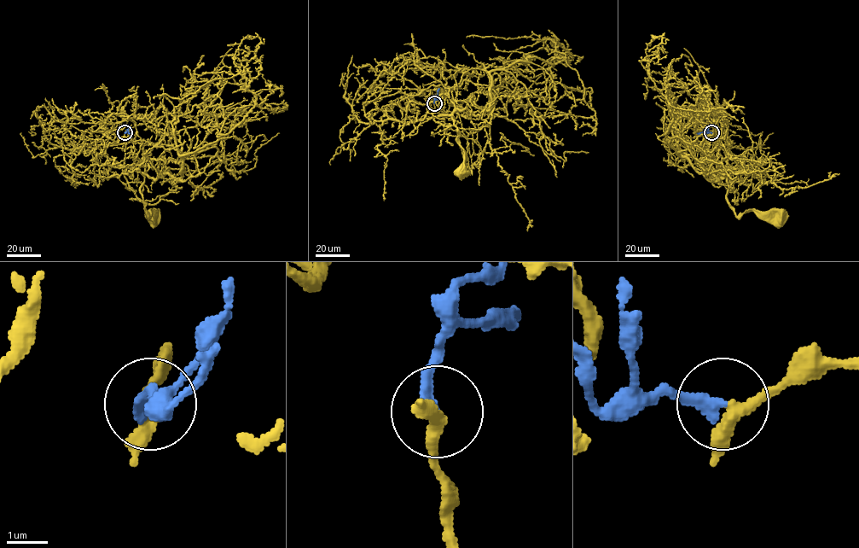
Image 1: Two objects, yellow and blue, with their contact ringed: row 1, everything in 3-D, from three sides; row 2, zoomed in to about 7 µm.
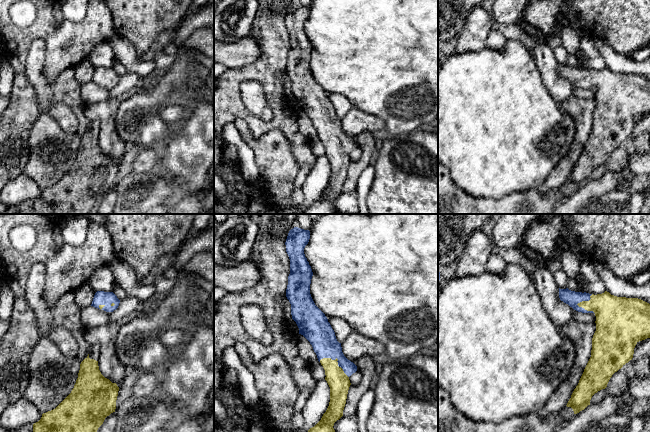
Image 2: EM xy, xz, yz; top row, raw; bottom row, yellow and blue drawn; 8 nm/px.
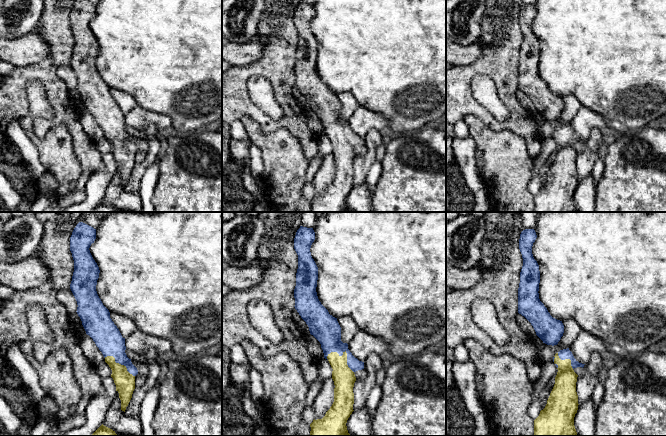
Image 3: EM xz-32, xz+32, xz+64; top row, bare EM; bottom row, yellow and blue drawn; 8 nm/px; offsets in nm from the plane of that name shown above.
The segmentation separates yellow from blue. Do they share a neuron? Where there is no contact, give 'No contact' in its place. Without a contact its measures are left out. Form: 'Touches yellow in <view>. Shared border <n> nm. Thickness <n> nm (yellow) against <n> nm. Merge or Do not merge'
Touches yellow in xz. Shared border 280 nm. Thickness 170 nm (yellow) against 220 nm. Merge

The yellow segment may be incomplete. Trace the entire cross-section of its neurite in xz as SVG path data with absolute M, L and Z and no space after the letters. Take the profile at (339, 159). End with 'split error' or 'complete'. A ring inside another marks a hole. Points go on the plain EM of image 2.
M294 3L288 9L285 21L290 35L290 50L286 73L291 80L292 95L299 104L299 110L310 118L325 146L330 178L321 196L303 214L338 214L333 202L343 192L351 161L349 153L357 147L357 142L344 132L341 119L337 117L327 93L311 73L313 48L304 30L309 15L309 6Z | split error

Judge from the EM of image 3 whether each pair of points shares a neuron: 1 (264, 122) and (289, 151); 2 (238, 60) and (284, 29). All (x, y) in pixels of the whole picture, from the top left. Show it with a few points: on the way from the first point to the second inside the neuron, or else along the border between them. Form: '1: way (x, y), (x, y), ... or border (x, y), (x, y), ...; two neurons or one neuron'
1: border (252, 118), (264, 131), (286, 128), (295, 137); two neurons
2: border (257, 35), (262, 44), (262, 55), (249, 64); two neurons

